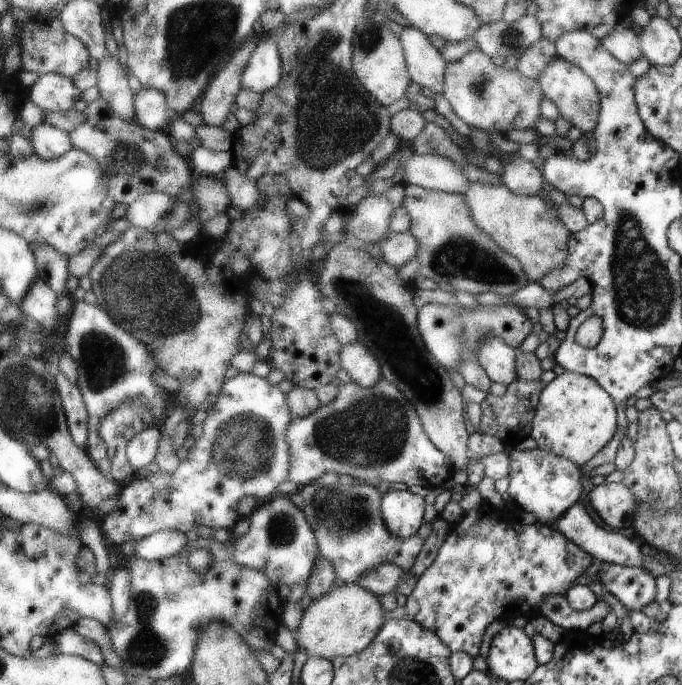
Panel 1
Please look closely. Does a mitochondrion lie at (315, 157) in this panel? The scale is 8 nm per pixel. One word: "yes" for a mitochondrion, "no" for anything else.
yes

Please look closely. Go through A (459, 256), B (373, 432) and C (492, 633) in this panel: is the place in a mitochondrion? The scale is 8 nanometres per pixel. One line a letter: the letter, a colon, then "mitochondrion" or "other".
A: mitochondrion
B: mitochondrion
C: other

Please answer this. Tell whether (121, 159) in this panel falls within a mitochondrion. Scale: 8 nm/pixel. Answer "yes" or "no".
yes

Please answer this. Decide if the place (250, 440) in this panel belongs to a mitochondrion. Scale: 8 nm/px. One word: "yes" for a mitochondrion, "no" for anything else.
yes

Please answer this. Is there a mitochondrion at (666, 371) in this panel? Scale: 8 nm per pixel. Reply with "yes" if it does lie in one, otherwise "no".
no

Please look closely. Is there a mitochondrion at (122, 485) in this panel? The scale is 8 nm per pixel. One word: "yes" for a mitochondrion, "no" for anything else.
no

